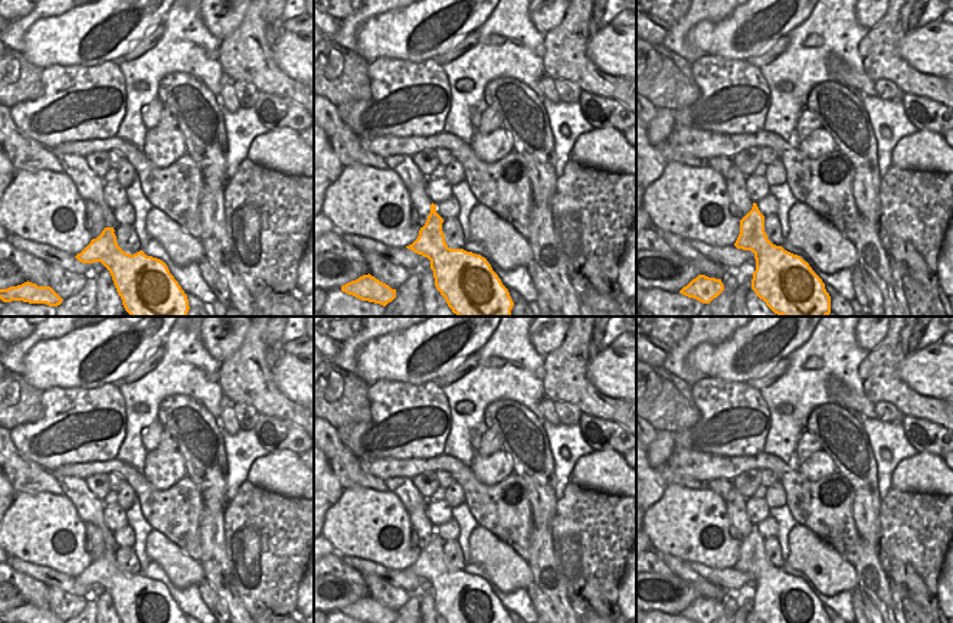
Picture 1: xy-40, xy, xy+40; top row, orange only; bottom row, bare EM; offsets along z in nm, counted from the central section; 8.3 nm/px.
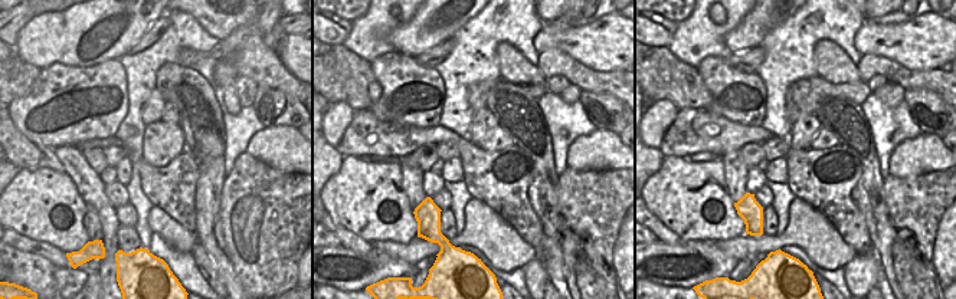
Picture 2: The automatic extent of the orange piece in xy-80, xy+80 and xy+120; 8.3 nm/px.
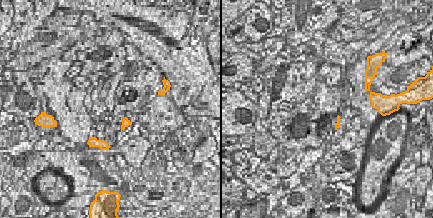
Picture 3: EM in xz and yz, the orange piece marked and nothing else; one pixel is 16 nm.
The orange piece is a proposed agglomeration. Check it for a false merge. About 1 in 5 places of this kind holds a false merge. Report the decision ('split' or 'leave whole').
leave whole

